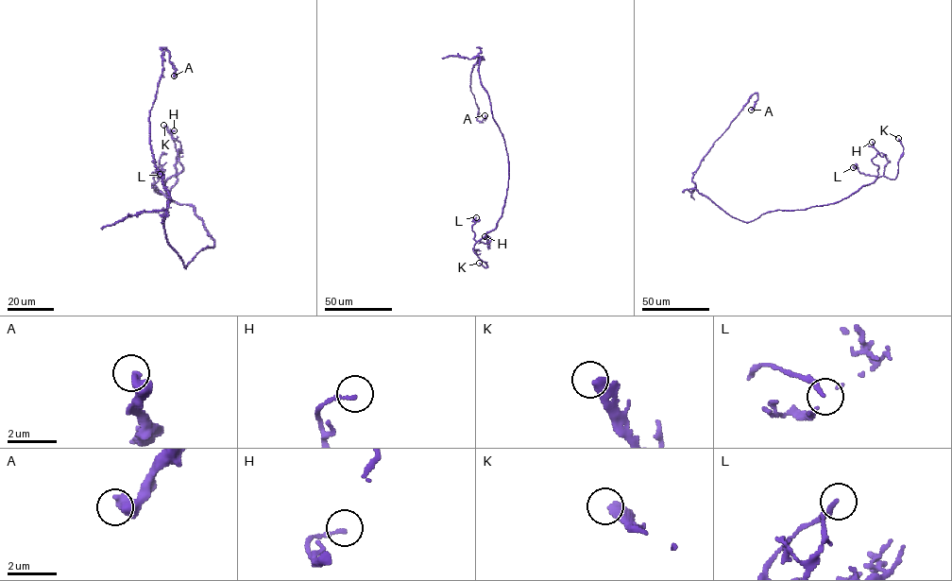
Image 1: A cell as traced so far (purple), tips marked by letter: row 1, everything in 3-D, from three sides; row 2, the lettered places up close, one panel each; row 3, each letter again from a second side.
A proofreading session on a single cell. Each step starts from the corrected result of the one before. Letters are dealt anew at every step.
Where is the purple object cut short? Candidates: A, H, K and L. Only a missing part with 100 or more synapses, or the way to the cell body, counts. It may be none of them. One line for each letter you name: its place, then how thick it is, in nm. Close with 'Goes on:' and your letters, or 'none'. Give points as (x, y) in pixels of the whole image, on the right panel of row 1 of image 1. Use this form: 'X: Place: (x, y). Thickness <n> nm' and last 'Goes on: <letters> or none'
K: Place: (898, 138). Thickness 320 nm
Goes on: K

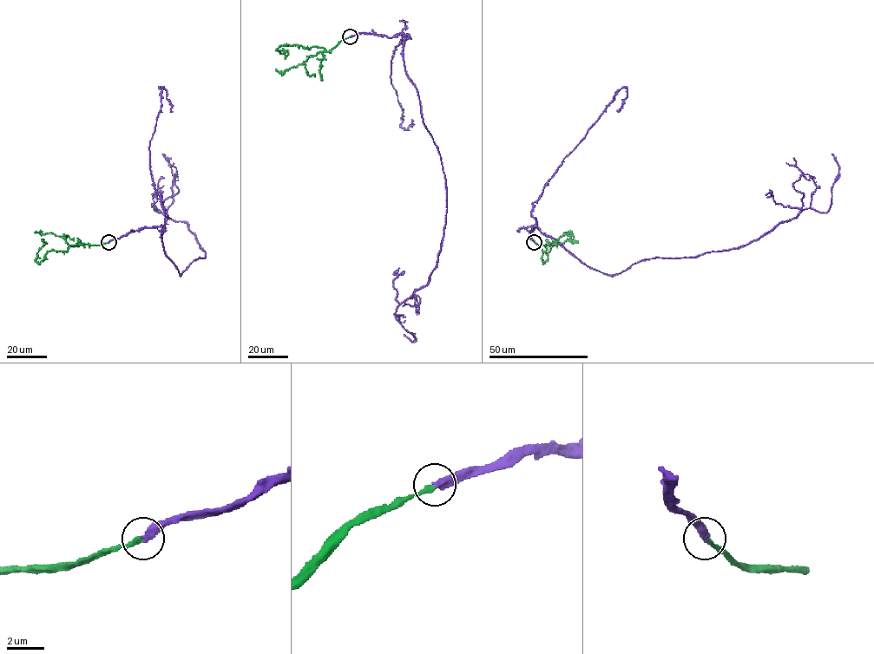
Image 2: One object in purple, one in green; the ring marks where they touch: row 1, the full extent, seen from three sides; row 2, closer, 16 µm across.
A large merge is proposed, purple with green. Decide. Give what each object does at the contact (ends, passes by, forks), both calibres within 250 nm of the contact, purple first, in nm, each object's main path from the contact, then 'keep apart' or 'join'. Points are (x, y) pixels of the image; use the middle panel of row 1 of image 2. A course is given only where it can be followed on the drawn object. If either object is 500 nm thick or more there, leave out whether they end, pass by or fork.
purple ends; green ends; calibres 400 and 260 nm; course purple (350, 36), (404, 35), (404, 71), (444, 178), (438, 260), (428, 283), (397, 309), (414, 340), (403, 335); course green (350, 36), (328, 51), (321, 47), (279, 46), (277, 49), (280, 53), (287, 53), (284, 59); join

